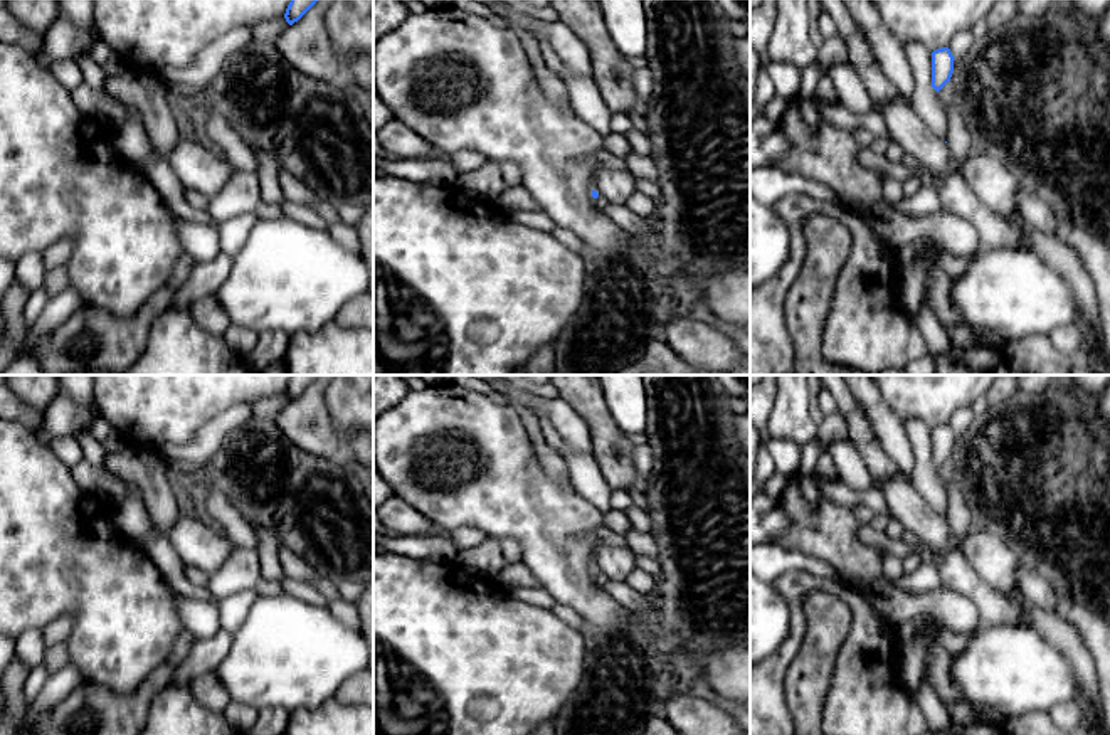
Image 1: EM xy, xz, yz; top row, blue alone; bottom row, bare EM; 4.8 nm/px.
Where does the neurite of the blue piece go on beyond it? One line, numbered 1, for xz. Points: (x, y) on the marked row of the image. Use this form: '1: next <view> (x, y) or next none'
1: next xz (599, 202)

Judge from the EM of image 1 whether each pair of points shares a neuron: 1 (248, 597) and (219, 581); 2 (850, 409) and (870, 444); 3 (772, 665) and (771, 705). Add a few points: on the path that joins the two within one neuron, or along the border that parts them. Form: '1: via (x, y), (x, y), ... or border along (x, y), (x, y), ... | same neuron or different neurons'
1: border along (254, 591), (237, 591), (217, 601) | different neurons
2: via (855, 417), (861, 436) | same neuron
3: via (771, 675), (771, 695) | same neuron

